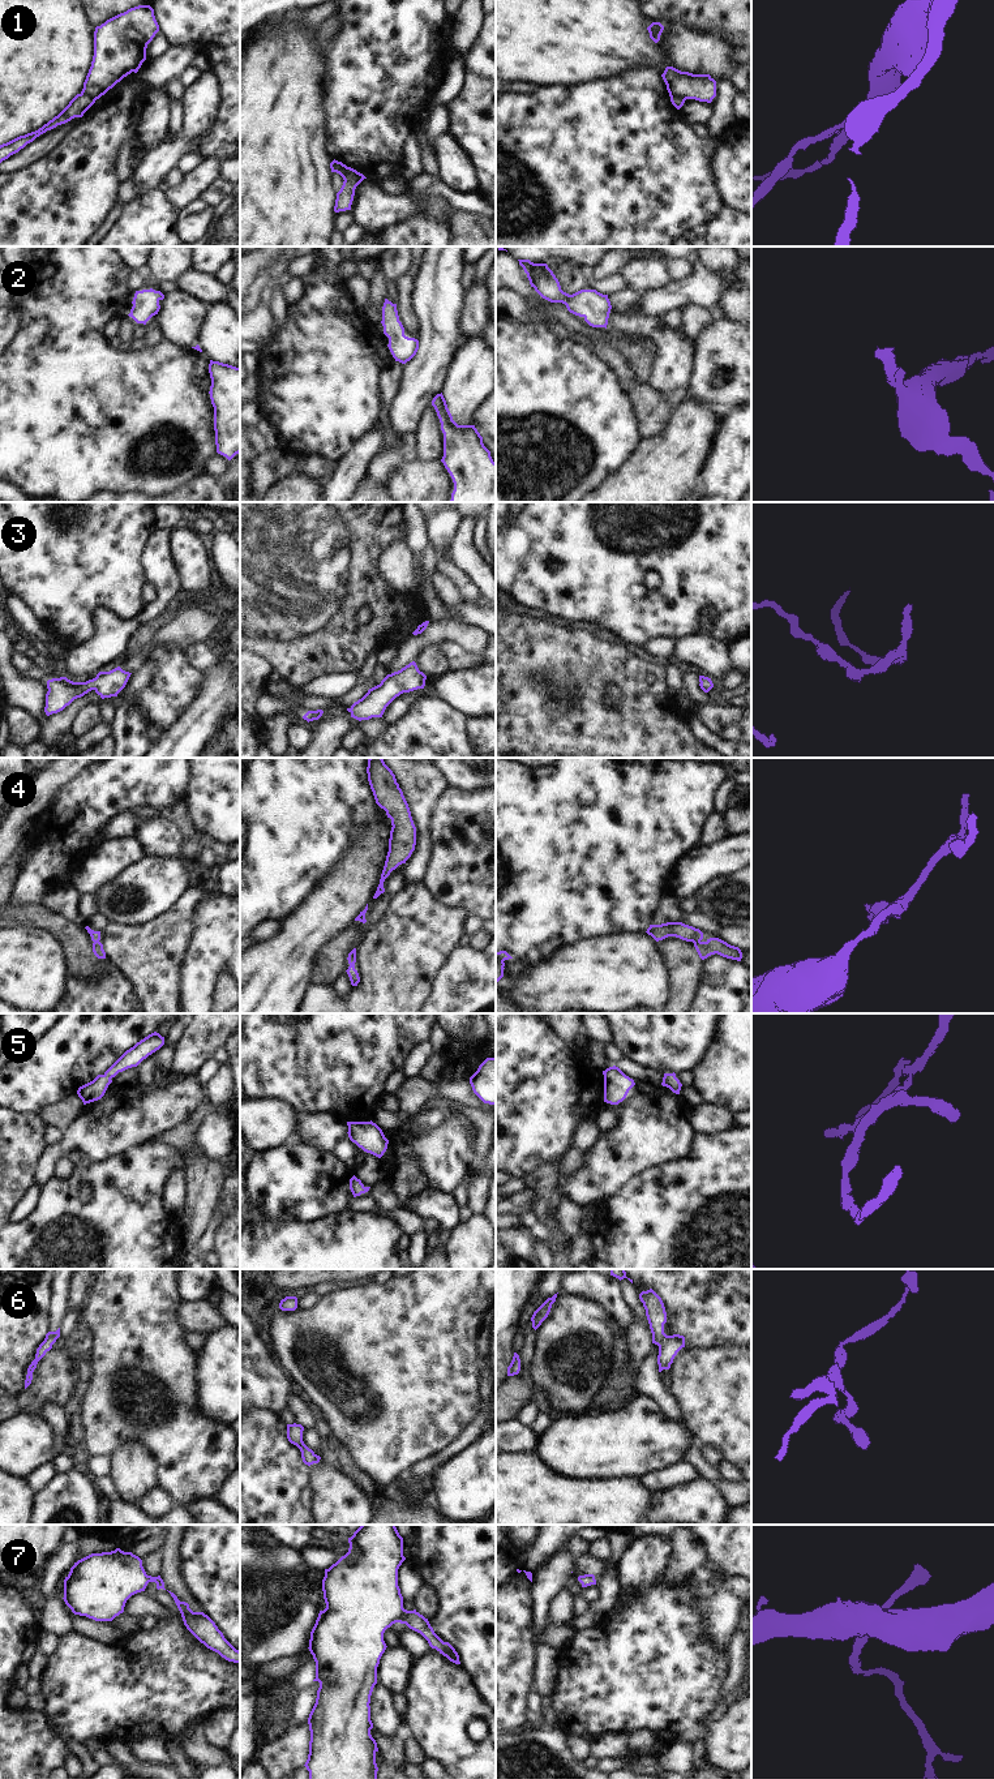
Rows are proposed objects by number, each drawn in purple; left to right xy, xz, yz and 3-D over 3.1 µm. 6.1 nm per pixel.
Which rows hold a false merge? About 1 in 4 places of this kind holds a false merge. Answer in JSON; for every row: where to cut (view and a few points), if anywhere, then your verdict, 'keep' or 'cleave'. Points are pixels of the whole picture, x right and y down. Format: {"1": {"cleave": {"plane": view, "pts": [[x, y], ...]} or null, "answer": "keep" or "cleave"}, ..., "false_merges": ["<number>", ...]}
{"1": {"cleave": {"plane": "yz", "pts": [[669, 93], [681, 95], [685, 99]]}, "answer": "cleave"}, "2": {"cleave": null, "answer": "keep"}, "3": {"cleave": null, "answer": "keep"}, "4": {"cleave": null, "answer": "keep"}, "5": {"cleave": null, "answer": "keep"}, "6": {"cleave": null, "answer": "keep"}, "7": {"cleave": null, "answer": "keep"}, "false_merges": ["1"]}

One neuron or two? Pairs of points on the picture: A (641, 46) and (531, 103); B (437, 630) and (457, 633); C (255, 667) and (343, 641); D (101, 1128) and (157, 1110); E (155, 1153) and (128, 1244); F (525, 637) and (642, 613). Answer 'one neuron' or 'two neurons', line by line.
A: two neurons
B: one neuron
C: two neurons
D: one neuron
E: one neuron
F: two neurons

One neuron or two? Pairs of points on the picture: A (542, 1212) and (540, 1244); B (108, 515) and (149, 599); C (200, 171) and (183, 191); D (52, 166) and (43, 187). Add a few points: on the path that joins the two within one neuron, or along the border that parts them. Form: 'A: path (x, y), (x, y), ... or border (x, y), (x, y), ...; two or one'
A: border (544, 1240), (552, 1255); two
B: border (145, 579), (142, 599), (146, 605); two
C: path (197, 176), (188, 185); one
D: path (52, 171), (52, 178), (48, 181); one

